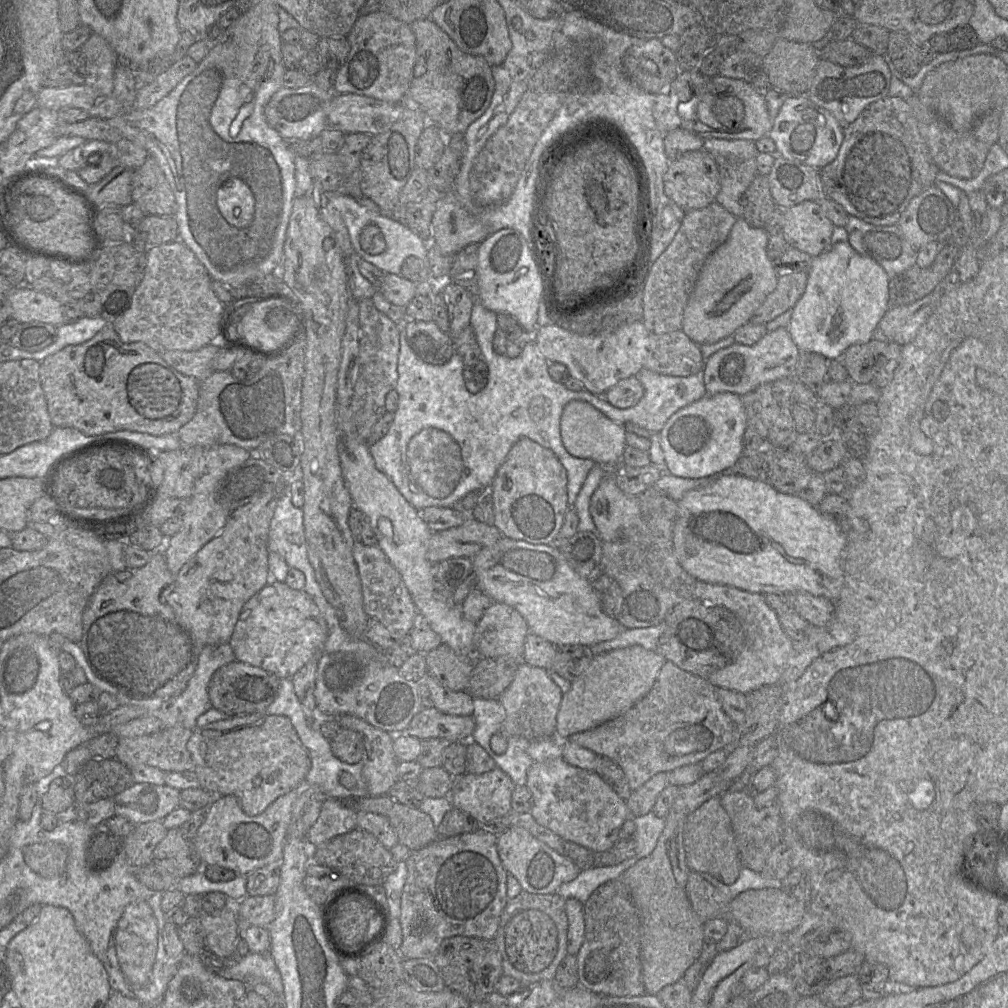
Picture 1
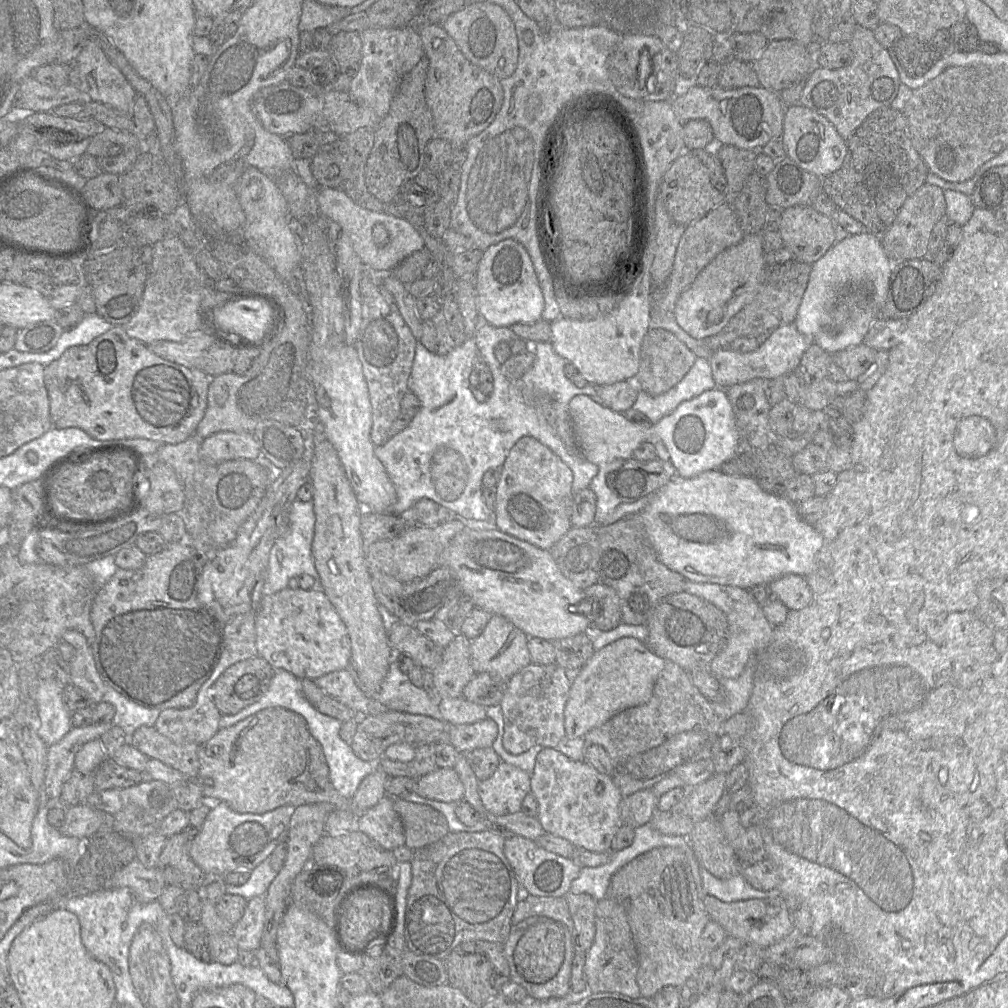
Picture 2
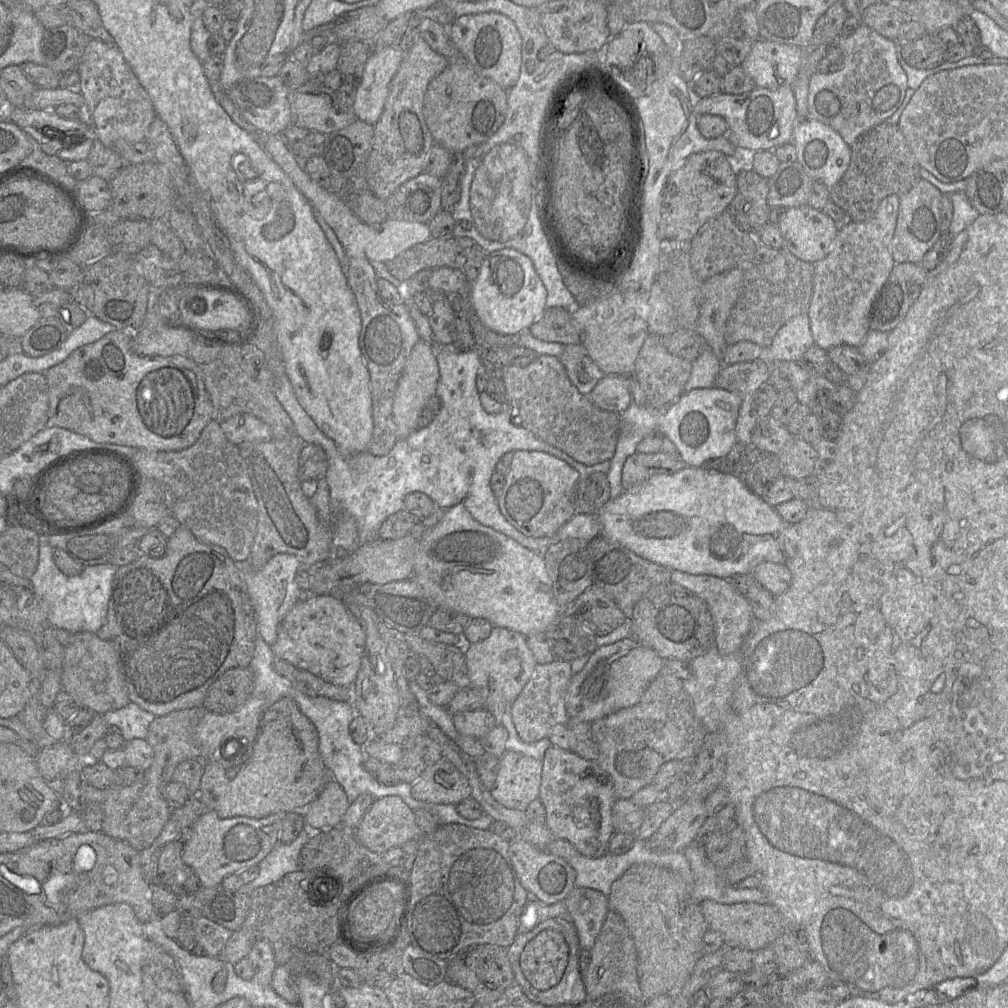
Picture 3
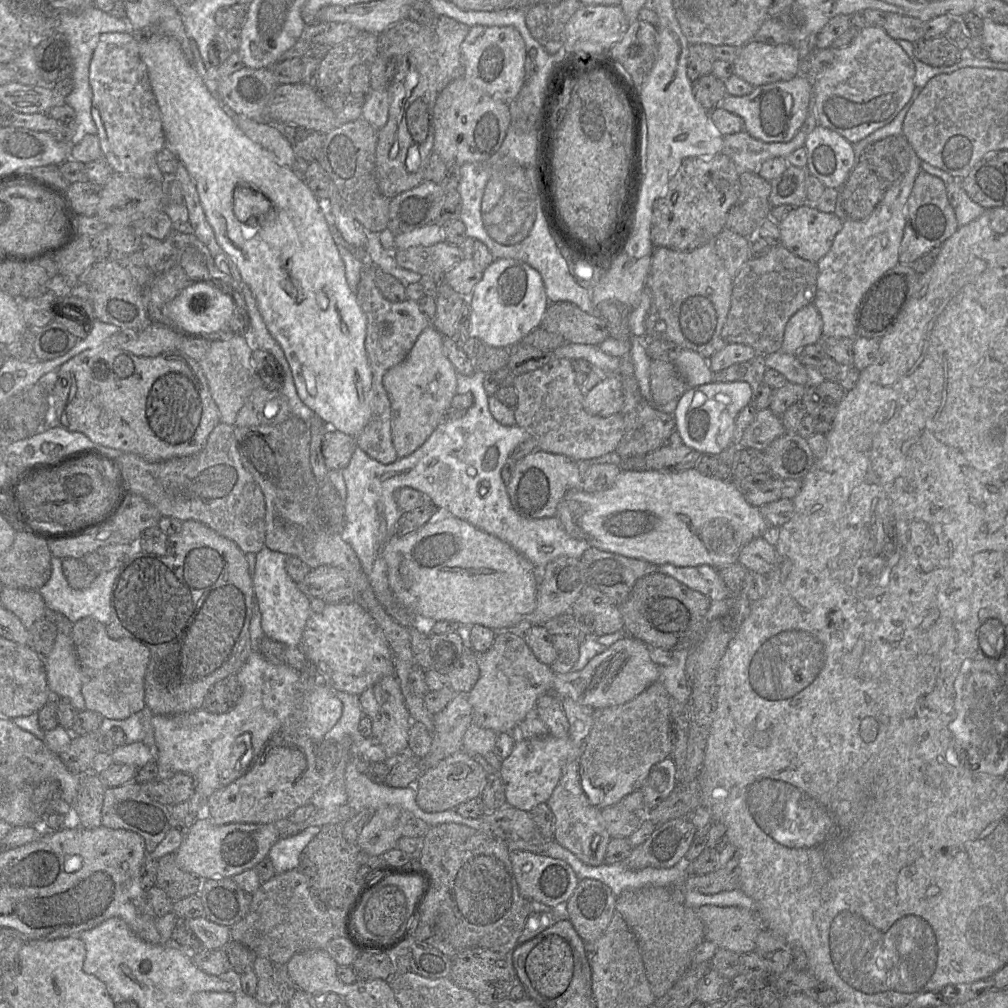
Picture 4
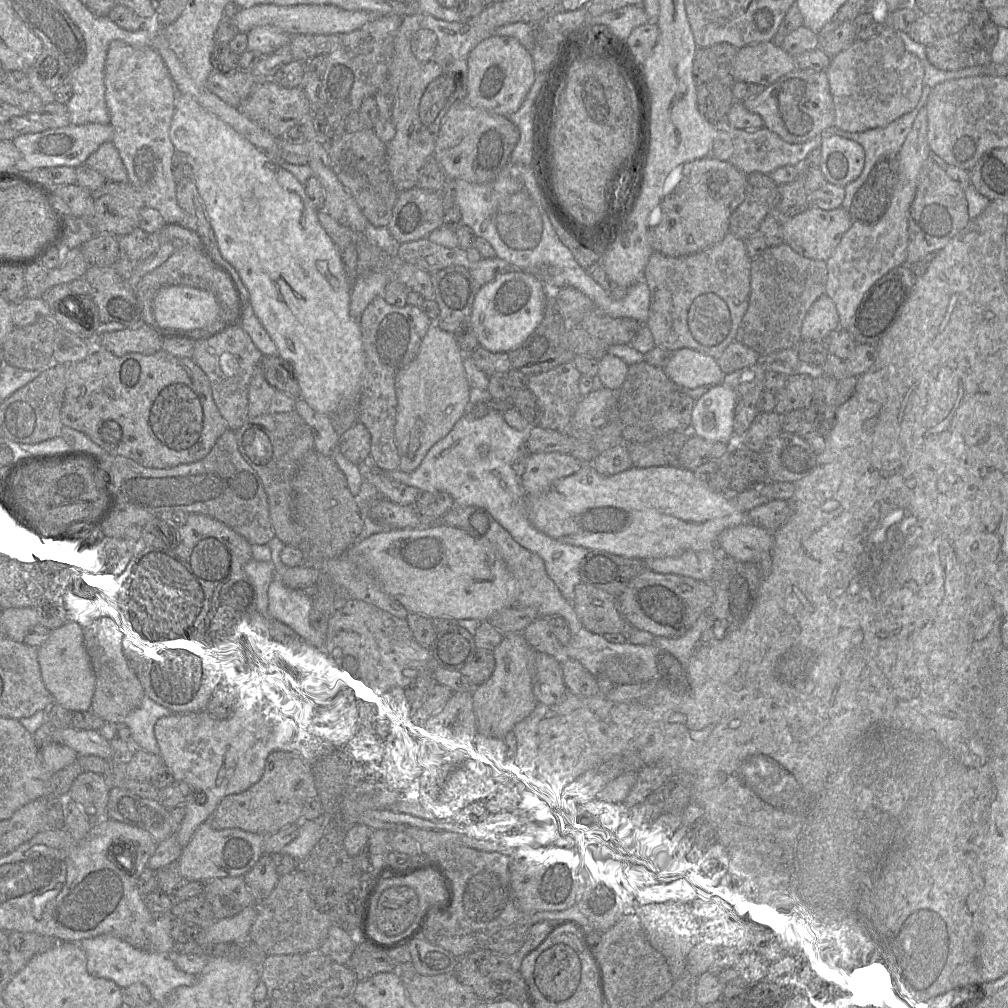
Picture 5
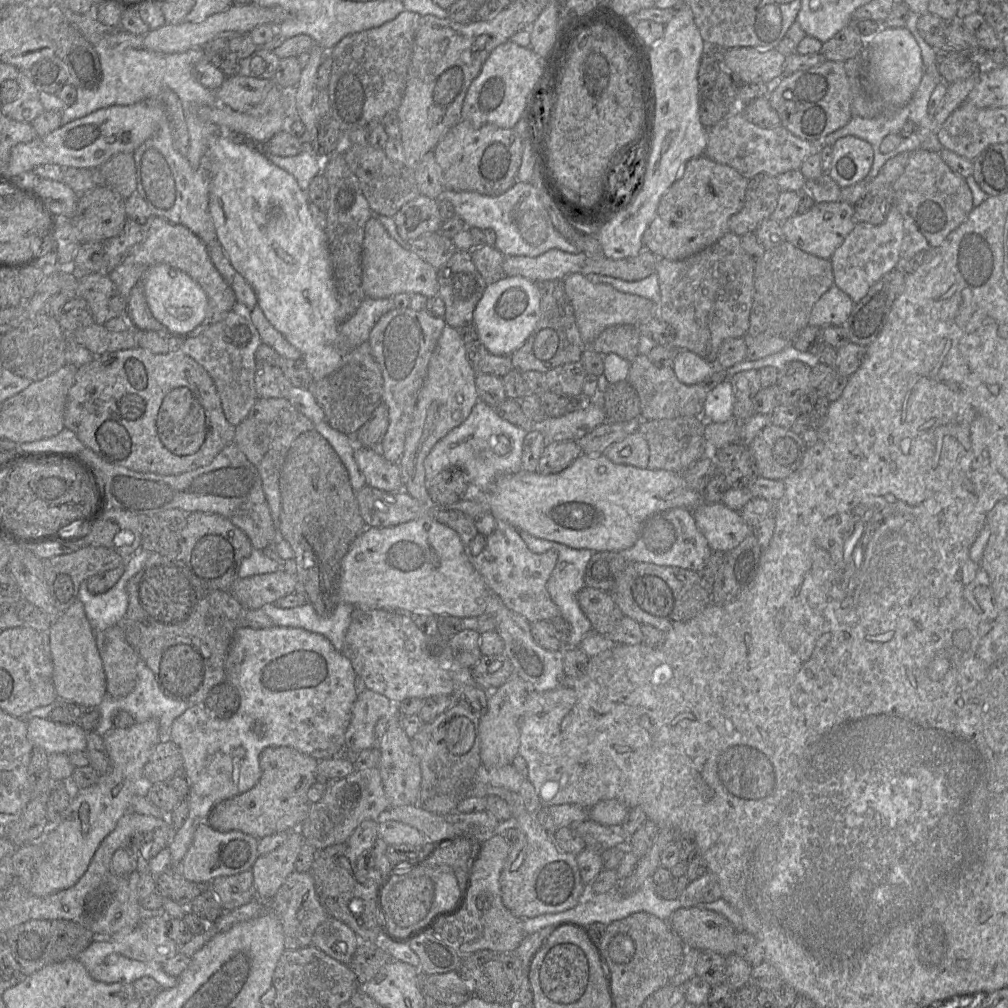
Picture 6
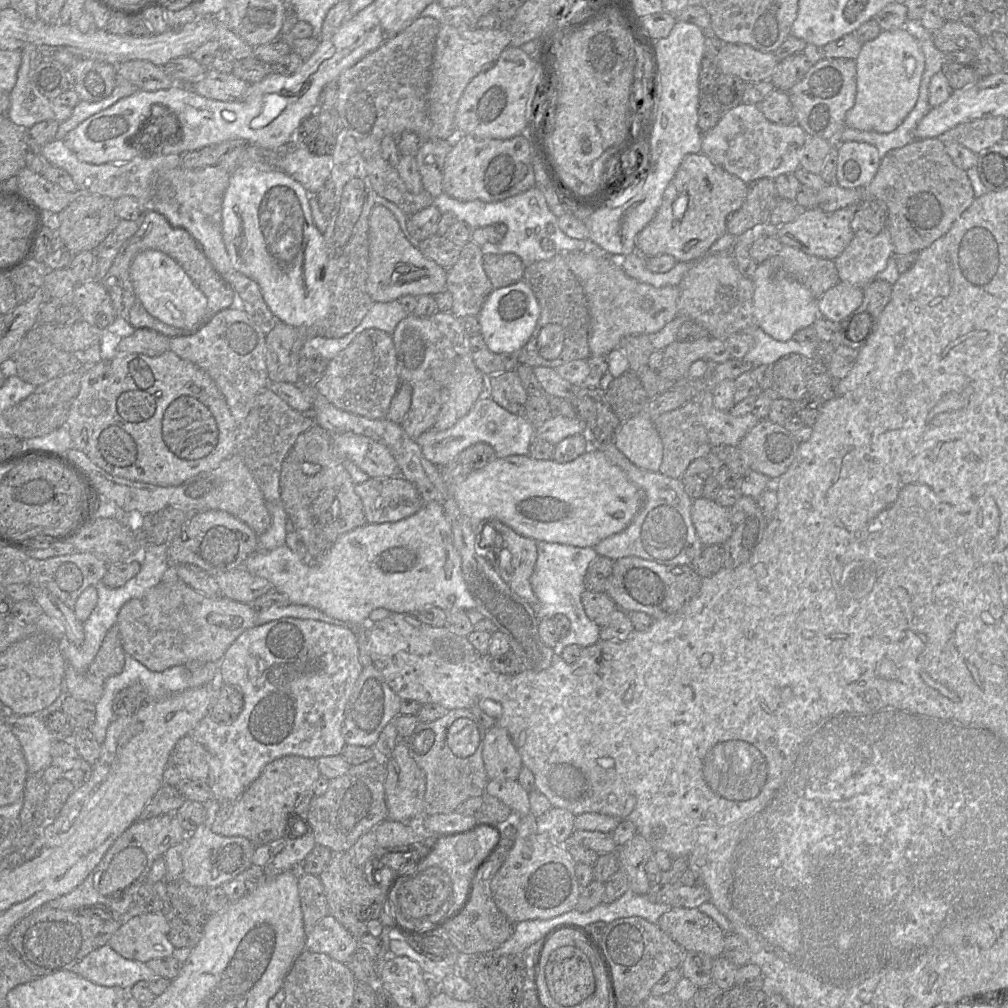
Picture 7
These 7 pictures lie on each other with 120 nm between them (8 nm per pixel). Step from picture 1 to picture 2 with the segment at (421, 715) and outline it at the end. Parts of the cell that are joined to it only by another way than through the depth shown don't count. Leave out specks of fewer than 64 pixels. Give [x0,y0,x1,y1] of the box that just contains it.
[449,718,497,753]

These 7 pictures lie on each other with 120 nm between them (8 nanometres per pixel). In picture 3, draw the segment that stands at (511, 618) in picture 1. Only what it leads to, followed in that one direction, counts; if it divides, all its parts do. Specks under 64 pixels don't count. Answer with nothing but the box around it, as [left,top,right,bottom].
[463,626,537,724]

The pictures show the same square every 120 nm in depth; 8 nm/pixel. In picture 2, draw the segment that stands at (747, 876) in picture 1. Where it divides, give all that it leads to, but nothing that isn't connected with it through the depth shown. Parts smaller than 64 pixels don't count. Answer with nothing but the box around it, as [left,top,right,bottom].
[700,866,781,902]

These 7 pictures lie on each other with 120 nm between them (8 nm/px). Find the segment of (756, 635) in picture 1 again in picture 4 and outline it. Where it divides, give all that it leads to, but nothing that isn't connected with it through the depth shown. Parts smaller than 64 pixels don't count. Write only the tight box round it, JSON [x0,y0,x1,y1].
[657,564,730,601]

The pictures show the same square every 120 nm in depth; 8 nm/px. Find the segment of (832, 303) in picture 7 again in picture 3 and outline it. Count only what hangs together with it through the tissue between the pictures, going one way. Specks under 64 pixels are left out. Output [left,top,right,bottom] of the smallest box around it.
[759,313,813,366]

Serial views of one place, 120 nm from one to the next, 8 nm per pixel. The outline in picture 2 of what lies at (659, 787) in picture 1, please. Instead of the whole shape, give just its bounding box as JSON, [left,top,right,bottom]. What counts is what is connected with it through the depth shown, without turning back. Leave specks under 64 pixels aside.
[620,788,658,829]

